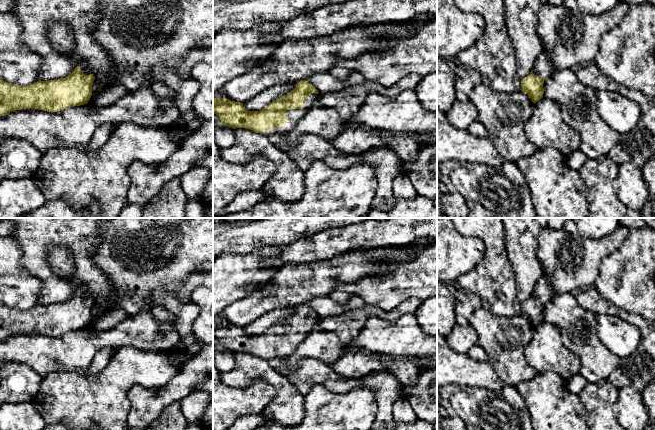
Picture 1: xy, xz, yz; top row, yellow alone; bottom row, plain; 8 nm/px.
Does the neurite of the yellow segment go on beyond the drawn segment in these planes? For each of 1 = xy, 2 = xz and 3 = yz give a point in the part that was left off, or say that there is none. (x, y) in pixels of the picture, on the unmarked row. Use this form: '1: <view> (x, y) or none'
1: xy (84, 293)
2: xz (294, 339)
3: yz (544, 292)

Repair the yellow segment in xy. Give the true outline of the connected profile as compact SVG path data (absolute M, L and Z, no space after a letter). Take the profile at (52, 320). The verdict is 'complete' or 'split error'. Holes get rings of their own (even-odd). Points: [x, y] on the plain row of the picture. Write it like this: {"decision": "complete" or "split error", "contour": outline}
{"decision": "split error", "contour": "M80 288L65 302L20 310L0 304L0 340L28 332L59 336L87 328L95 304L92 296Z"}

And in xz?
{"decision": "split error", "contour": "M303 303L297 306L290 317L260 335L248 335L243 327L227 322L214 322L213 337L219 340L222 349L233 353L250 353L265 360L288 357L306 338L318 319L318 314Z"}

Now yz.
{"decision": "split error", "contour": "M542 272L535 286L534 293L527 301L521 304L521 315L527 318L535 328L543 322L544 305L554 296L556 296L556 293L552 288L550 278L545 272Z"}

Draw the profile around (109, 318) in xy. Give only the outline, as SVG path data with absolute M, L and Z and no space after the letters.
M106 309L102 314L93 317L87 328L94 333L102 332L116 326L129 317L130 315L122 309Z

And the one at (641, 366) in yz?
M595 286L578 290L574 295L584 309L596 315L618 316L639 329L641 340L637 352L620 358L618 367L608 380L618 390L625 385L632 385L643 392L655 379L655 327L642 316L616 307L602 297Z

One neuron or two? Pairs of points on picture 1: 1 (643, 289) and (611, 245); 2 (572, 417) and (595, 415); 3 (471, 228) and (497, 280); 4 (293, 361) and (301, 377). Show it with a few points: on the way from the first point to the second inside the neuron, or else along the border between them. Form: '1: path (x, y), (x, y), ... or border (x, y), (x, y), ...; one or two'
1: border (628, 230), (624, 242), (603, 258), (600, 268); two
2: border (578, 395), (587, 419); two
3: path (485, 236), (495, 246), (495, 266); one
4: border (318, 359), (305, 357), (294, 369), (286, 370); two

